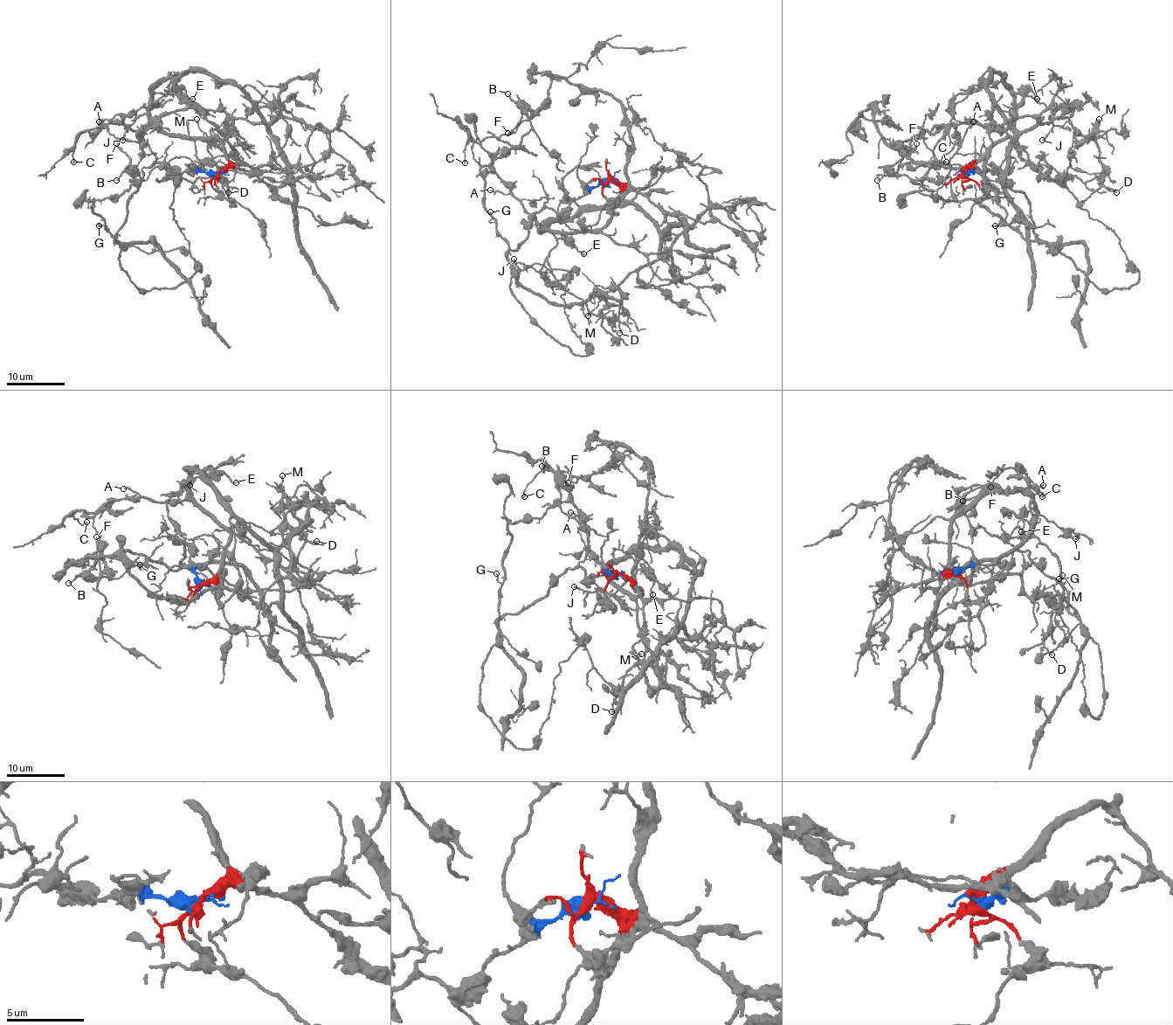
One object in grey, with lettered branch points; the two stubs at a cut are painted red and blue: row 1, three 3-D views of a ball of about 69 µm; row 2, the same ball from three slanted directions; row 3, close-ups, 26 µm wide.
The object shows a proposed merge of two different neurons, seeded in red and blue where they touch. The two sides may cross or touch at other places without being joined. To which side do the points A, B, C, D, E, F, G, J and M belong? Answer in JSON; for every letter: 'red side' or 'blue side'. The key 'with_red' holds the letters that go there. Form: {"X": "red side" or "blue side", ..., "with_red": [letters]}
{"A": "red side", "B": "blue side", "C": "red side", "D": "red side", "E": "red side", "F": "blue side", "G": "blue side", "J": "red side", "M": "red side", "with_red": ["A", "C", "D", "E", "J", "M"]}

